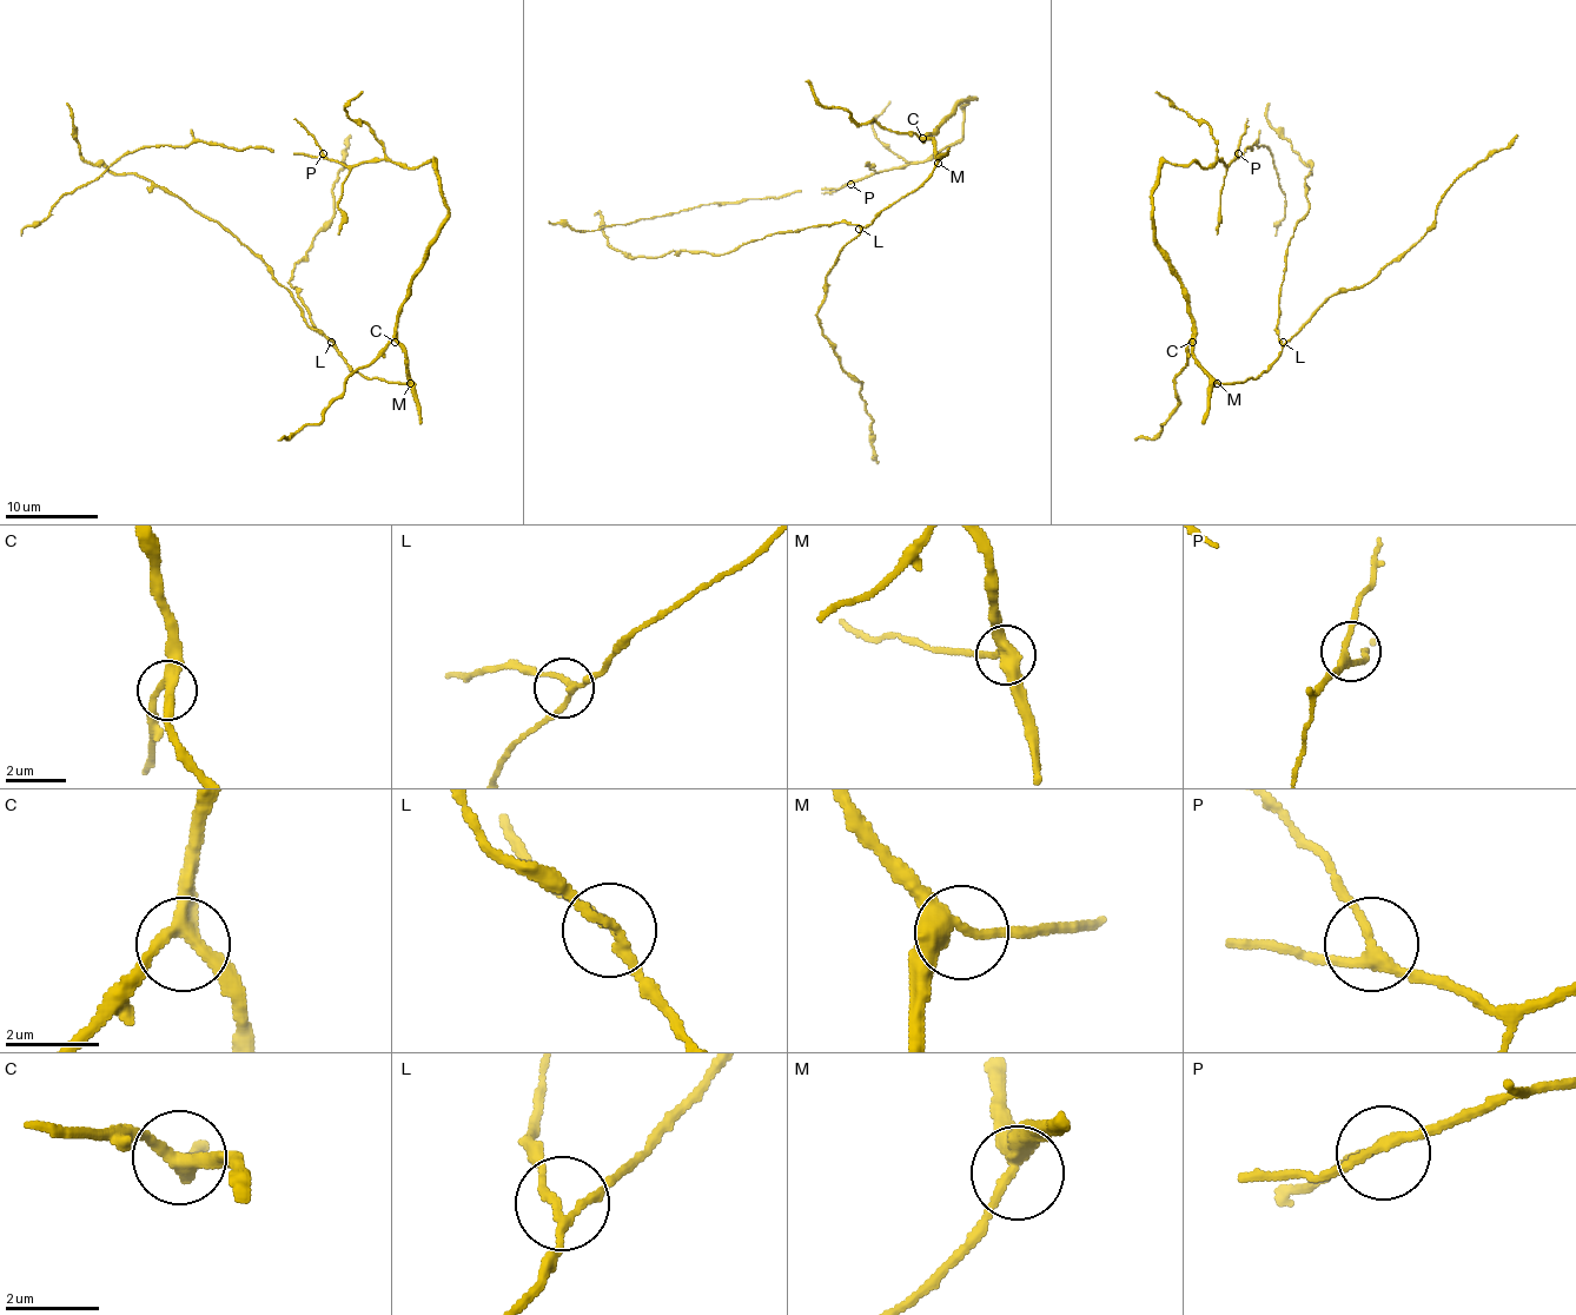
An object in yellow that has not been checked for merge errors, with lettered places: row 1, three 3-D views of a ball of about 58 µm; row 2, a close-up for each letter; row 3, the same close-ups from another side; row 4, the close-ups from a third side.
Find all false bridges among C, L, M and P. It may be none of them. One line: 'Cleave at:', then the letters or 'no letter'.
Cleave at: no letter

